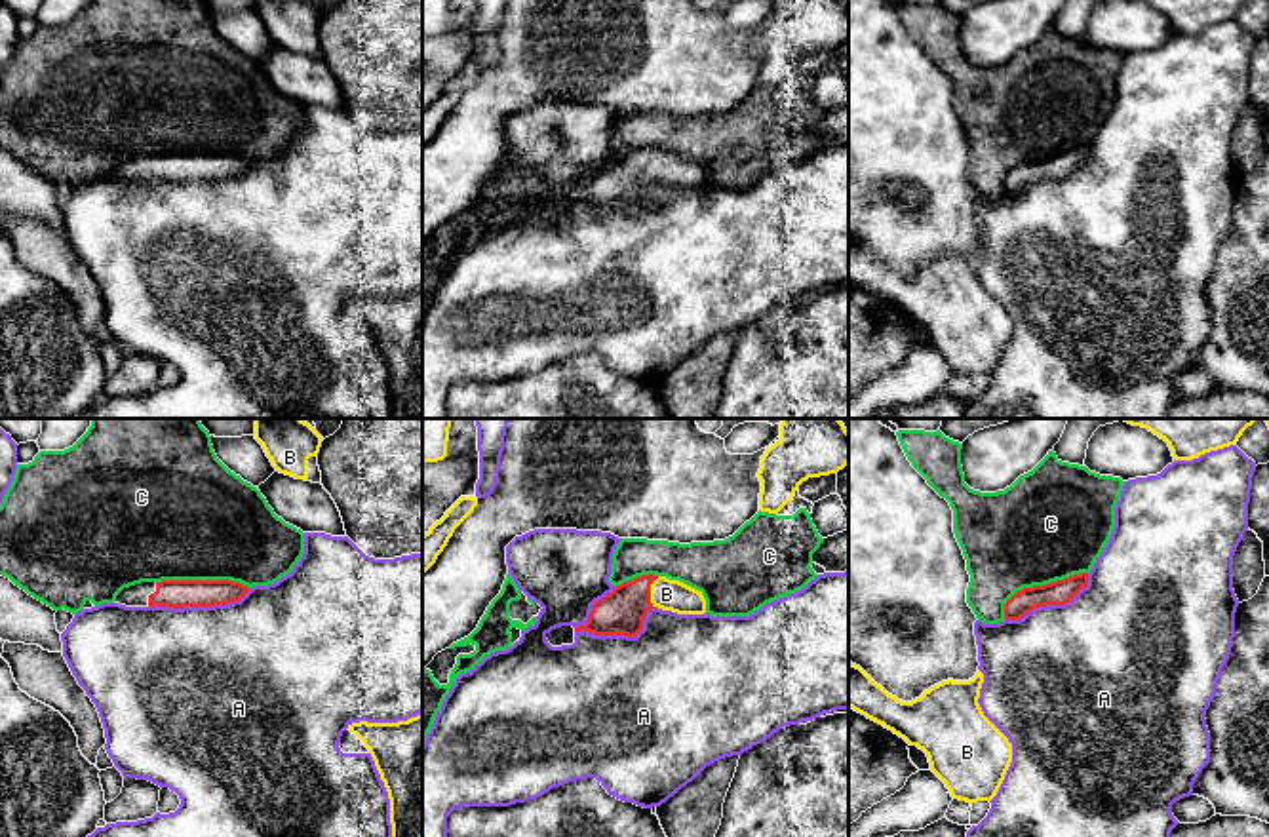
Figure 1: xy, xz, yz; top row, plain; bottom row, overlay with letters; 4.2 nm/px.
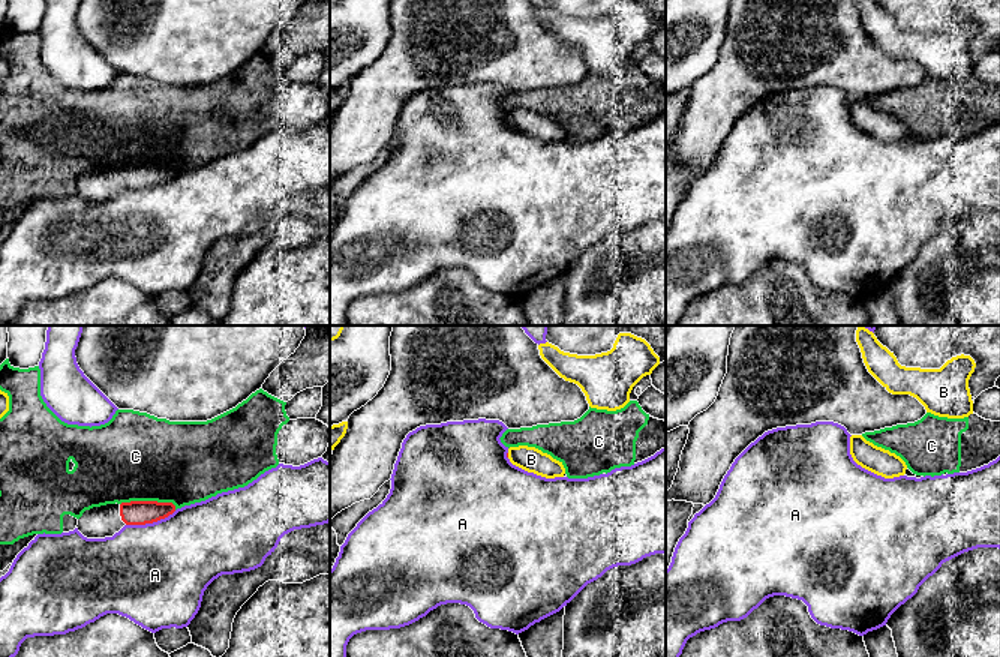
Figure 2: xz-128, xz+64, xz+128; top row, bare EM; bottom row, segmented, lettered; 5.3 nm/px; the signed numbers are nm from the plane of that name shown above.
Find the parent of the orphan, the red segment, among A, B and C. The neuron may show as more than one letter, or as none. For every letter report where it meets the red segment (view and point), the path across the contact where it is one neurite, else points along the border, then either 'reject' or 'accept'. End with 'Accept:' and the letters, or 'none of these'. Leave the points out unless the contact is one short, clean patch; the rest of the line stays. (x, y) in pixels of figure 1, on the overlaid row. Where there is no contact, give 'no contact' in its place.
A: xz (621, 634) | reject
B: xz (649, 592) | across xz (623, 611), (638, 596), (649, 592), (666, 594) | accept
C: yz (1039, 586) | reject
Accept: B

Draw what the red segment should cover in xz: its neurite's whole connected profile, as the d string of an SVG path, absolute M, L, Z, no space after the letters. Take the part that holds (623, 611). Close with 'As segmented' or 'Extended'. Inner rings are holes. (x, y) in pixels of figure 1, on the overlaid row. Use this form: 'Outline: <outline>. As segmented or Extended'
Outline: M643 574L595 601L588 622L575 632L635 637L643 630L647 613L656 607L677 614L704 614L706 599L702 592L679 580Z. Extended

